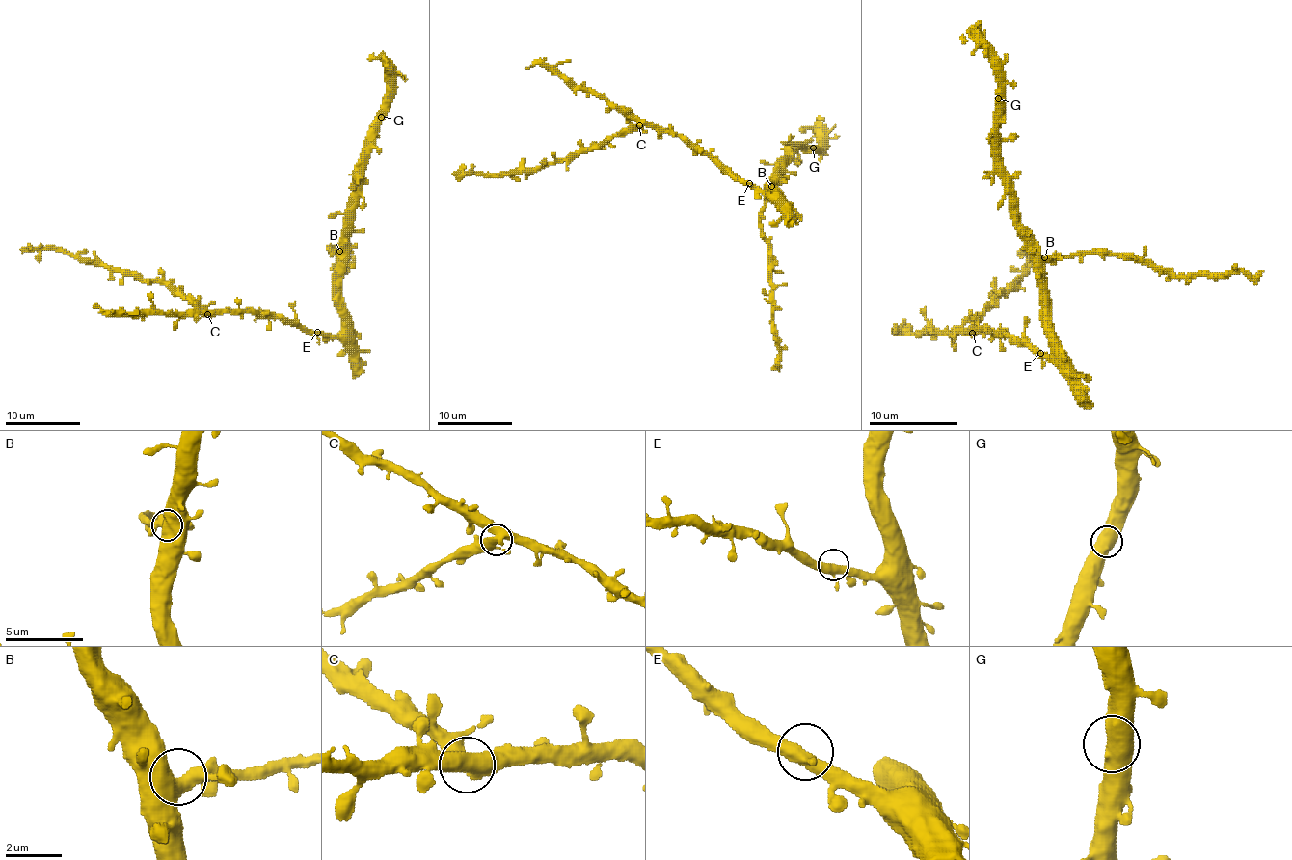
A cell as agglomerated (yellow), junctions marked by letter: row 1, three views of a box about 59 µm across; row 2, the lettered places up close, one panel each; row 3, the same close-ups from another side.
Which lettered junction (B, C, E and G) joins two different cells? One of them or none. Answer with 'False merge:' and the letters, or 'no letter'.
False merge: C

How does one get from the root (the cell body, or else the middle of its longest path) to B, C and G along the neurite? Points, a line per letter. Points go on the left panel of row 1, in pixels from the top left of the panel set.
B: (315, 334), (341, 334), (339, 251)
C: (315, 334), (301, 330), (276, 316), (257, 316), (254, 312), (207, 314)
G: (315, 334), (341, 334), (341, 236), (353, 219), (353, 201), (363, 169), (365, 137), (381, 117)

